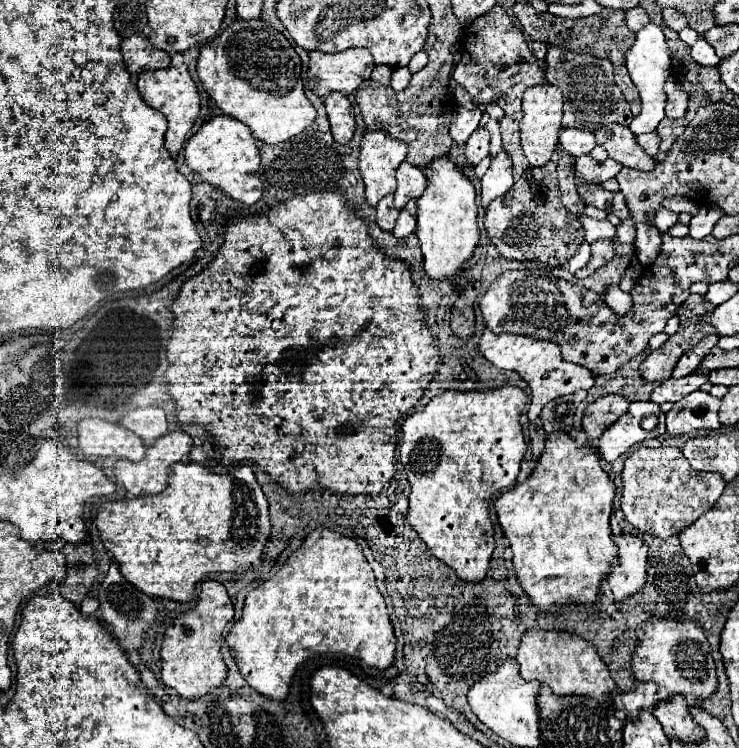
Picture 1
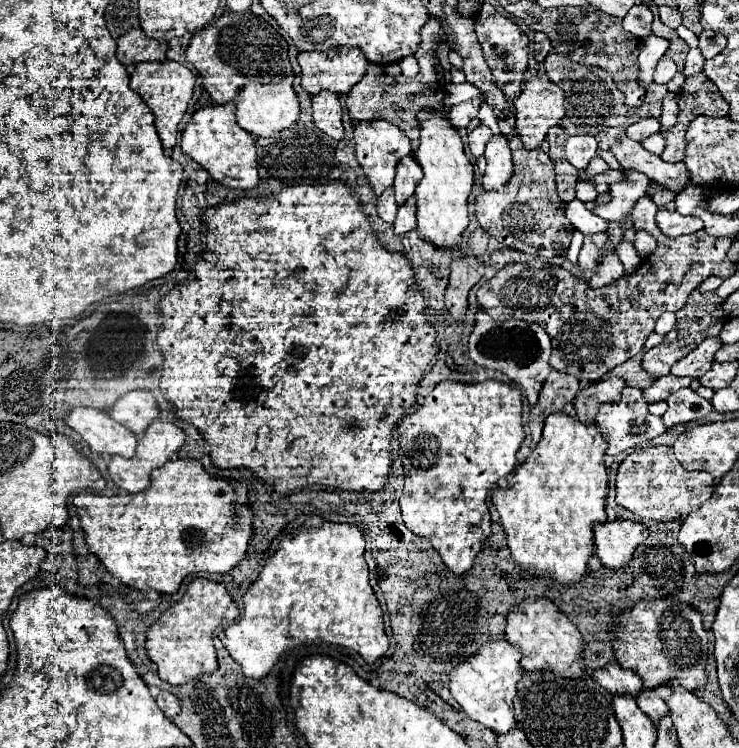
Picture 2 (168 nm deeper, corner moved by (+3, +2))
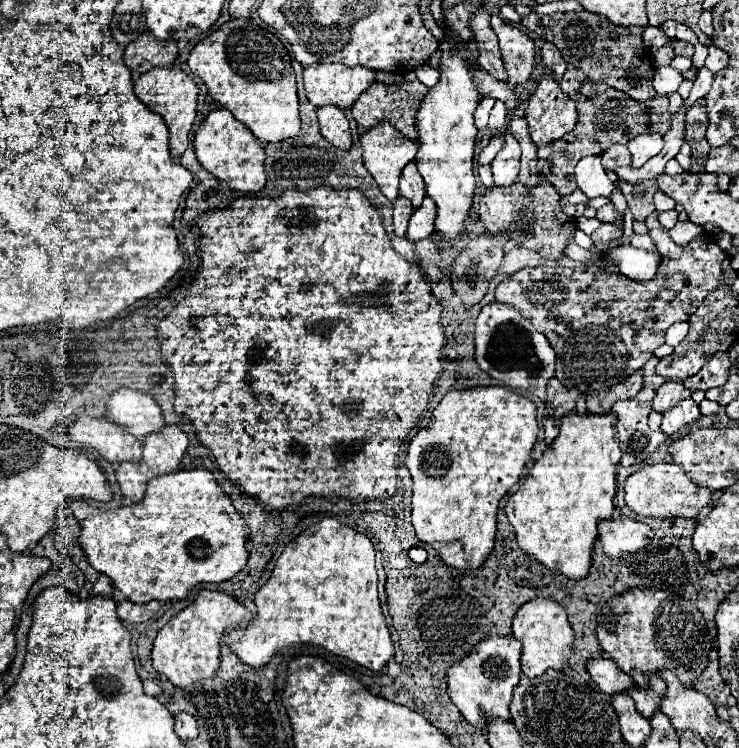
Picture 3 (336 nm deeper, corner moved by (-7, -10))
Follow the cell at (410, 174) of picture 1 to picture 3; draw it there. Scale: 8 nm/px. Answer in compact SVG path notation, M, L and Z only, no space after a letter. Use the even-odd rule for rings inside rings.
M411 162L411 164L407 164L407 166L403 168L399 192L401 192L401 196L409 198L415 208L419 208L419 204L423 202L423 198L425 198L425 188L423 188L423 178L419 176L419 170L415 168L415 162Z

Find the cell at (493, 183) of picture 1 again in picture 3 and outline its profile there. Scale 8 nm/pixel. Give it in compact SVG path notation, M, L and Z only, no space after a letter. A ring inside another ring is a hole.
M507 132L505 134L505 146L499 150L499 154L495 156L495 160L491 164L495 186L511 186L513 182L517 182L519 156L521 156L519 142Z

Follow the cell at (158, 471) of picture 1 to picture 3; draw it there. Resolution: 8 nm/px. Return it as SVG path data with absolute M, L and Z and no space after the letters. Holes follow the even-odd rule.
M165 426L163 430L159 430L157 434L153 432L151 436L145 438L143 442L143 458L139 462L121 462L117 464L115 476L117 482L121 486L121 492L125 498L129 498L131 502L141 502L143 494L145 494L145 484L149 478L155 476L163 476L163 474L173 474L179 470L179 462L187 450L187 434L183 430L179 430L177 426Z

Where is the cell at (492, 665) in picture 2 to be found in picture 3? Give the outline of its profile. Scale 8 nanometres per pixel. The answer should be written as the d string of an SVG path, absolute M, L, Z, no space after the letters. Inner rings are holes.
M489 636L481 640L465 658L453 662L447 670L447 694L457 710L475 728L485 728L485 718L505 718L509 720L509 702L513 698L513 688L521 678L521 644L513 636Z

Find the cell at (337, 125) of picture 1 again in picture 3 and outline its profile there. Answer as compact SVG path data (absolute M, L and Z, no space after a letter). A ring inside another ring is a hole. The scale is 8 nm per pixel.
M321 106L317 108L319 130L323 138L339 150L351 148L351 130L345 112L337 106Z

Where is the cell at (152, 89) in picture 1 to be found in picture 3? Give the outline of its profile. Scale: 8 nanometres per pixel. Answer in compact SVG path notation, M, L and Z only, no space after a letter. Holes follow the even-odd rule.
M153 68L141 74L133 84L135 96L155 114L159 114L169 128L169 150L173 156L181 156L189 146L189 132L195 122L197 86L181 68Z

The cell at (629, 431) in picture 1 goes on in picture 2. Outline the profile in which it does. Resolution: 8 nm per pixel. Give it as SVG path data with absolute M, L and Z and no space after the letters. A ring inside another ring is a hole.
M625 388L623 394L621 394L621 400L617 404L603 404L599 408L599 414L595 418L599 430L601 430L601 436L607 440L607 454L615 456L615 454L621 454L633 446L637 446L639 442L645 442L645 440L651 440L659 434L663 434L667 428L663 426L663 420L659 416L653 416L649 414L647 410L647 400L643 398L643 392L639 388Z

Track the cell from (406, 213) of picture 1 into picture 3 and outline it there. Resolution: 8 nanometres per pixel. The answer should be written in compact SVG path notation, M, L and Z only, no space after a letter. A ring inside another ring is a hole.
M427 196L419 206L419 210L415 210L409 220L407 238L415 242L415 240L429 238L433 232L435 232L435 202Z

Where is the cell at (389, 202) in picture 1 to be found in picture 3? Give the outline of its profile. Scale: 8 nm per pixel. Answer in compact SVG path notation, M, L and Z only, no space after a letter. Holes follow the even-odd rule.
M399 196L395 202L393 202L393 228L395 228L395 234L397 236L405 236L407 232L407 222L413 214L413 206L407 198Z

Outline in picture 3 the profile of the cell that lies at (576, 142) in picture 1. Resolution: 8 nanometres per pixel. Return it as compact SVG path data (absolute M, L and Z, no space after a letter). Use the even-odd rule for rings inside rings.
M599 156L581 158L575 166L575 178L577 178L577 188L587 198L597 198L597 196L611 198L611 194L613 194L615 184L605 174Z

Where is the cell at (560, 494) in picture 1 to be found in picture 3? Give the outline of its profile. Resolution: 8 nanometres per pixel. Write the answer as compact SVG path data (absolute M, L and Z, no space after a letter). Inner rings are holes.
M569 412L561 420L559 436L547 446L543 456L533 462L527 476L523 478L519 490L509 496L505 512L511 520L519 546L535 560L545 564L549 570L557 570L573 580L585 578L591 566L591 550L597 538L597 522L601 518L611 518L613 498L615 498L615 476L617 464L621 460L621 450L615 436L617 416L607 414L577 414Z

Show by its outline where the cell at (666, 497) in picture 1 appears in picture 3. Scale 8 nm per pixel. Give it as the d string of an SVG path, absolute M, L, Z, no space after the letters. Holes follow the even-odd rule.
M653 464L645 466L639 472L631 474L625 480L625 502L627 506L633 506L633 512L639 512L643 516L659 516L659 518L671 518L671 516L697 516L703 506L711 504L713 492L709 488L701 488L693 484L681 468L675 464Z

